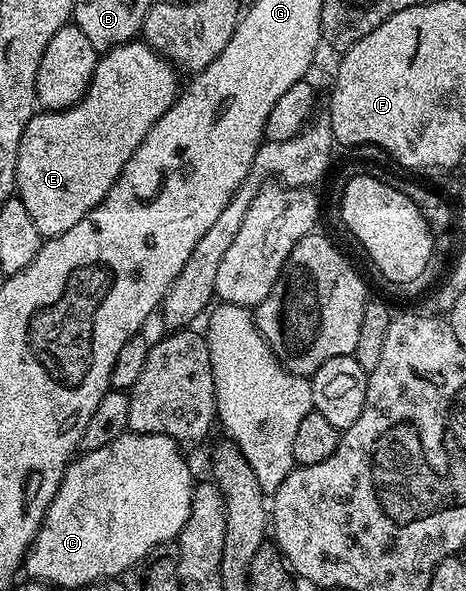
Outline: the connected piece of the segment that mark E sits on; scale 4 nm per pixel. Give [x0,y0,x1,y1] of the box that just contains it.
[16,42,178,239]

